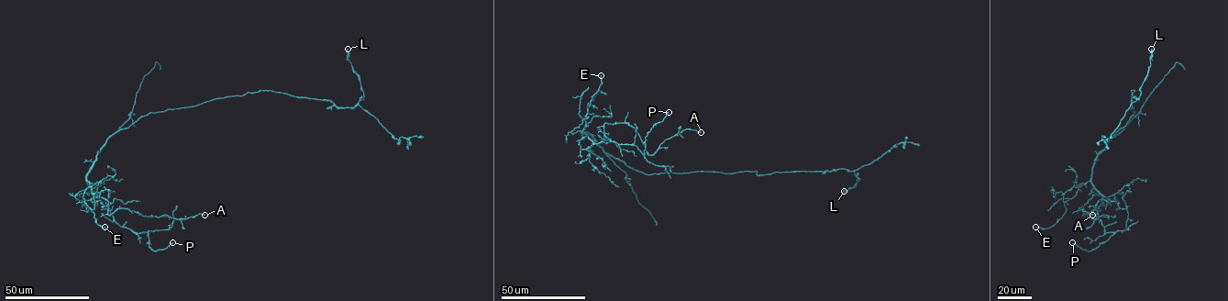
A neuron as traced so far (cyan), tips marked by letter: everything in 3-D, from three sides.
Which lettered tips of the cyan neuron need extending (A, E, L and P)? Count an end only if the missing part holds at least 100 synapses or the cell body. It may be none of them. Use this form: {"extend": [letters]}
{"extend": []}

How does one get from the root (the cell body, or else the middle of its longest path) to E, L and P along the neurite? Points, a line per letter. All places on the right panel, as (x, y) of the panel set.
E: (1134, 112), (1098, 156), (1091, 179), (1065, 193), (1063, 202), (1066, 210), (1062, 217), (1049, 228), (1035, 227)
L: (1134, 112), (1131, 90), (1134, 90), (1129, 108), (1140, 96), (1140, 89), (1151, 66), (1151, 49)
P: (1134, 112), (1092, 168), (1091, 183), (1103, 196), (1095, 209), (1105, 232), (1114, 232), (1090, 251), (1072, 242)

